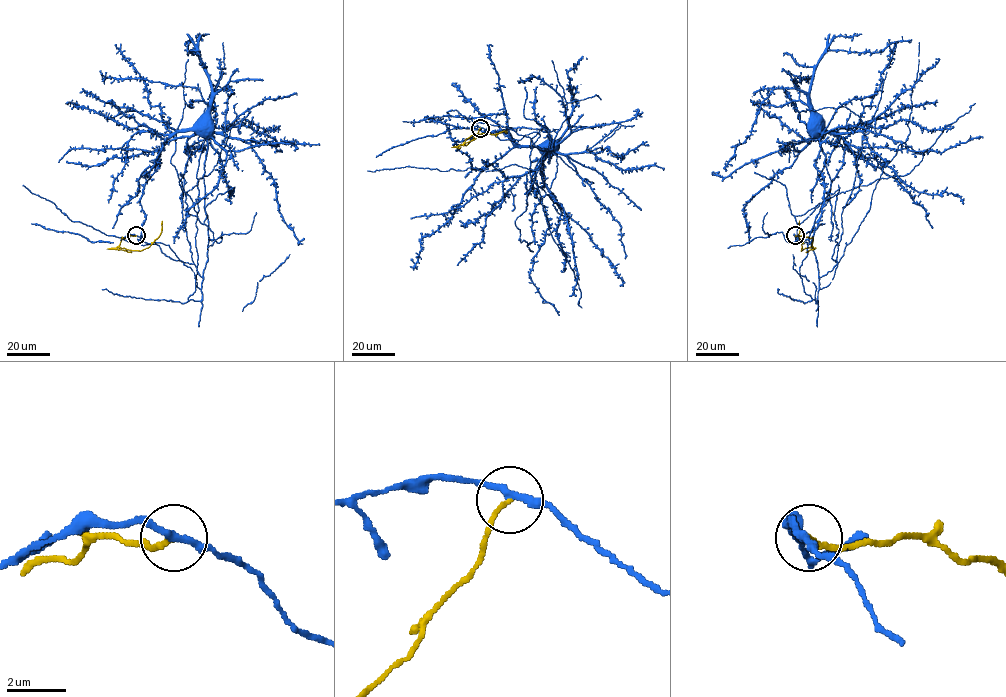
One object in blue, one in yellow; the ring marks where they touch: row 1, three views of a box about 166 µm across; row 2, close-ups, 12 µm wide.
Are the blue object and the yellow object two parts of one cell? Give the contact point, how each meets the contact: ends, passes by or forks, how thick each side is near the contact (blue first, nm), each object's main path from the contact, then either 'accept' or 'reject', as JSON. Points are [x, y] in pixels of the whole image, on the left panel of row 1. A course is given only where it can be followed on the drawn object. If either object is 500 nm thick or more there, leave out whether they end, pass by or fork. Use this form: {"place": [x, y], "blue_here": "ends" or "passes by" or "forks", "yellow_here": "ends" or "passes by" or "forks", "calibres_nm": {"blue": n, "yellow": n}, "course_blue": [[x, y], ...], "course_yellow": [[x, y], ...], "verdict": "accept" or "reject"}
{"place": [136, 235], "blue_here": "passes by", "yellow_here": "ends", "calibres_nm": {"blue": 240, "yellow": 150}, "course_blue": [[136, 235], [168, 245], [194, 272], [195, 291], [188, 299], [202, 300], [208, 240], [205, 134], [211, 128]], "course_yellow": [[136, 235], [122, 238], [118, 246], [141, 251], [150, 246], [159, 236], [162, 221]], "verdict": "reject"}

